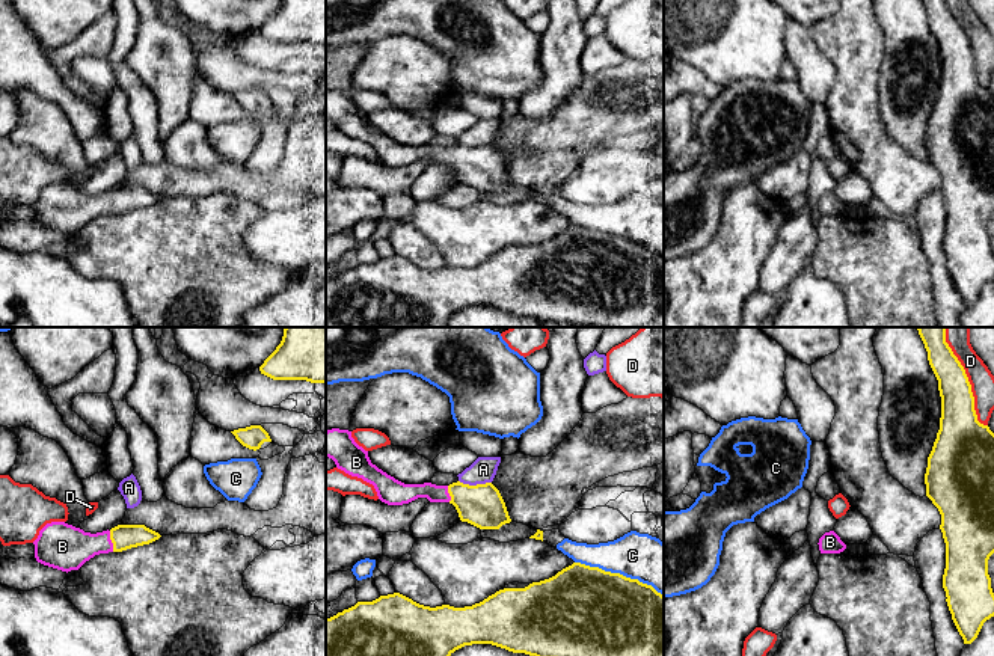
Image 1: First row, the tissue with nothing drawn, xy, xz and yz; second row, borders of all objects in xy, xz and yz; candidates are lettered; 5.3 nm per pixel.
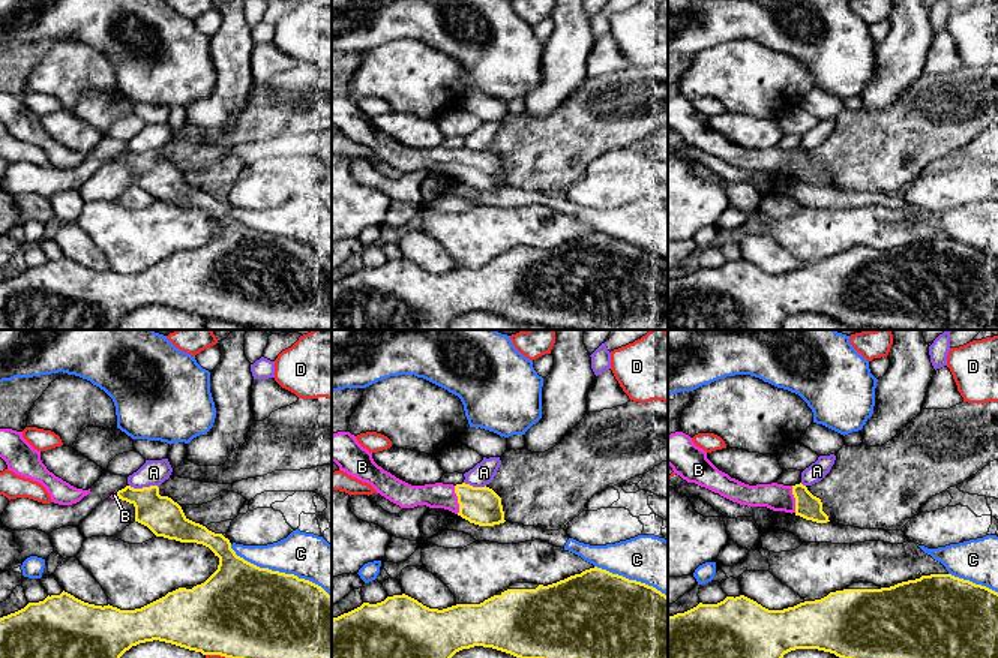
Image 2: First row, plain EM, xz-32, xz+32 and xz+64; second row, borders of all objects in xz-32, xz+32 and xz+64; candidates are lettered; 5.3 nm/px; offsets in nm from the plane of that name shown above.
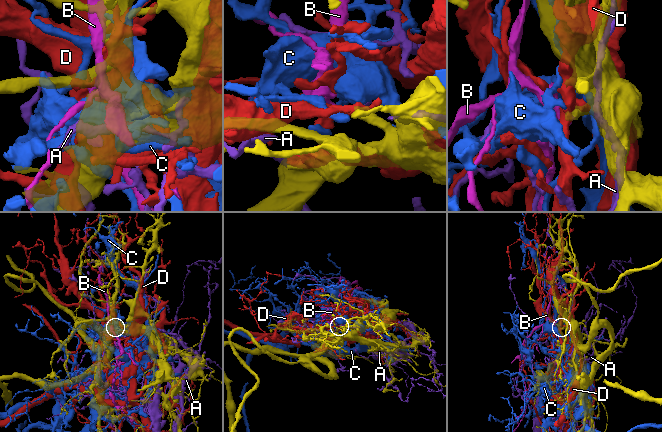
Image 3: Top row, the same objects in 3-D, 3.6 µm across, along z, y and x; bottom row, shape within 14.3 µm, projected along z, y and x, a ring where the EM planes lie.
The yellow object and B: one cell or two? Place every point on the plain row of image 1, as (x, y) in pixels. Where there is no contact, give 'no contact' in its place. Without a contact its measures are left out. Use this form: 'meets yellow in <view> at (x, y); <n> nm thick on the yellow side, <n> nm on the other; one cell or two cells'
meets yellow in xy at (112, 204); 130 nm thick on the yellow side, 240 nm on the other; one cell

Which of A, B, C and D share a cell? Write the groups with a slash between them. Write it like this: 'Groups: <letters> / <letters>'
Groups: A / B / C / D

